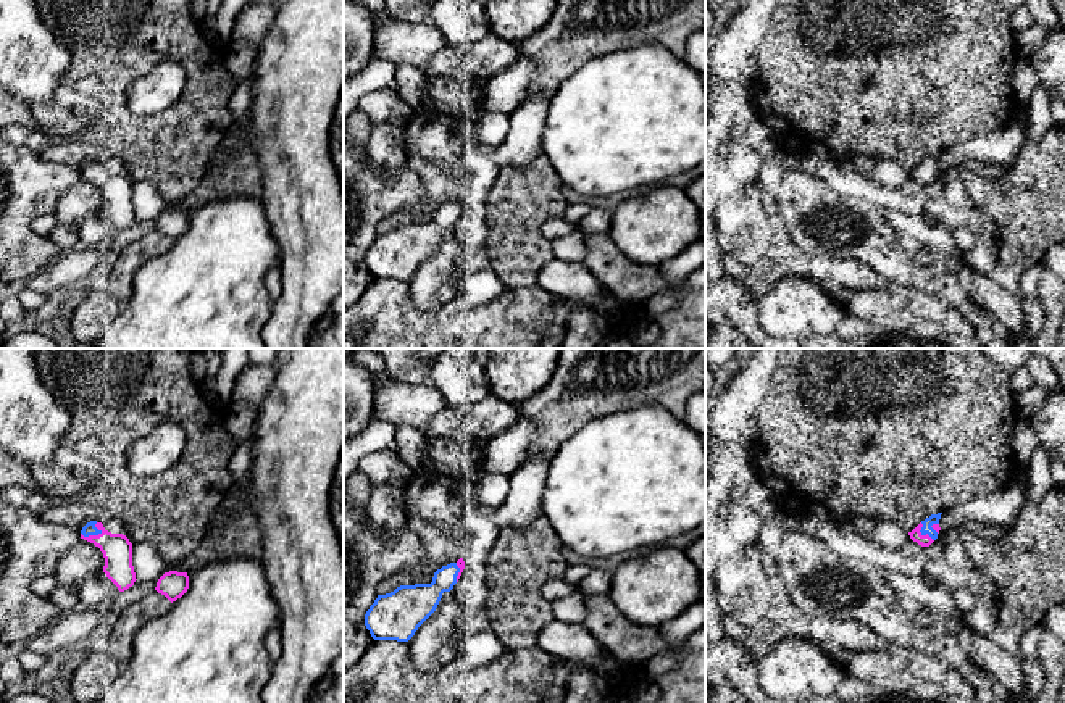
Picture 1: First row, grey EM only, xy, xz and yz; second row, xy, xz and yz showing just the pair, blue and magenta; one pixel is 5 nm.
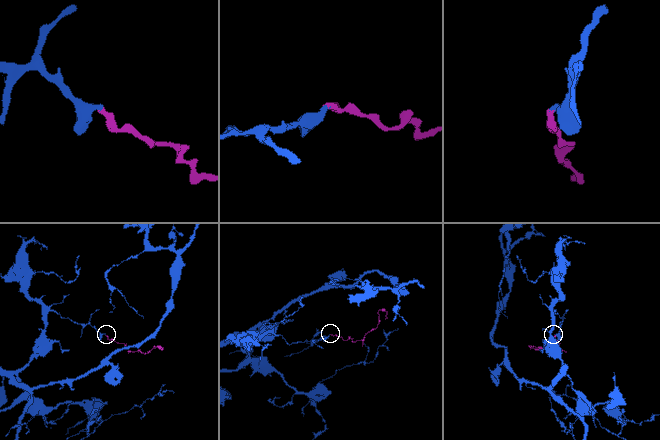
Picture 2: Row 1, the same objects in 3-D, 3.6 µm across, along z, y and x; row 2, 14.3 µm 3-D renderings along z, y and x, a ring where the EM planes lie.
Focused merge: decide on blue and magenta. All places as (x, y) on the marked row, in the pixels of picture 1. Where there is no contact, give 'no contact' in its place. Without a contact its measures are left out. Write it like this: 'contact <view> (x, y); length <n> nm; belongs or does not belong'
contact xy (91, 534); length 110 nm; belongs

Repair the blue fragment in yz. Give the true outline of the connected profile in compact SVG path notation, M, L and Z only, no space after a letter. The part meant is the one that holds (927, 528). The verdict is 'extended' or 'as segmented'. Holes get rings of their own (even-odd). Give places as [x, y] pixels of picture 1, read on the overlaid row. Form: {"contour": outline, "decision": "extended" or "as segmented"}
{"contour": "M942 513L931 514L925 521L921 521L912 532L908 532L910 539L921 547L929 547L941 530L939 519Z", "decision": "extended"}

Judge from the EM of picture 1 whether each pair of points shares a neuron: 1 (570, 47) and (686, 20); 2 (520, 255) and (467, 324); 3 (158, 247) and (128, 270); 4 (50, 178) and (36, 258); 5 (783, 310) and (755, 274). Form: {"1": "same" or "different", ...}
{"1": "same", "2": "different", "3": "same", "4": "same", "5": "different"}

